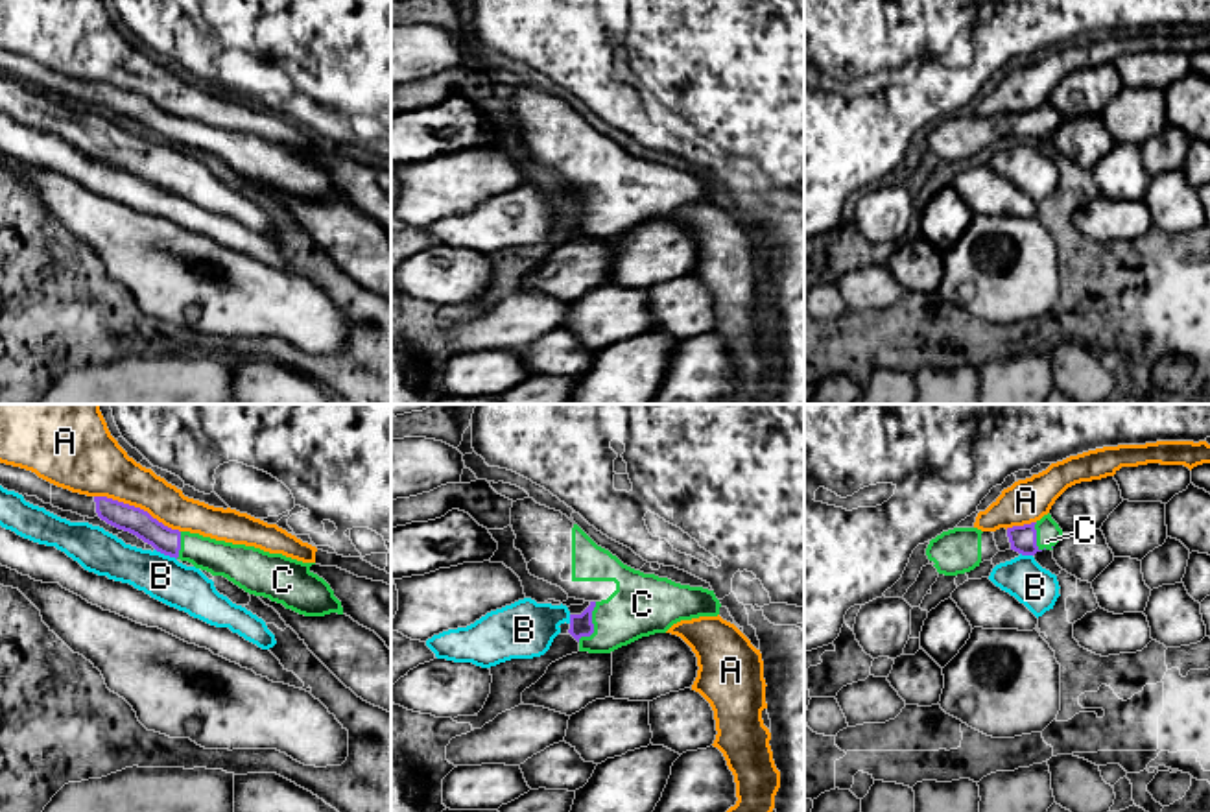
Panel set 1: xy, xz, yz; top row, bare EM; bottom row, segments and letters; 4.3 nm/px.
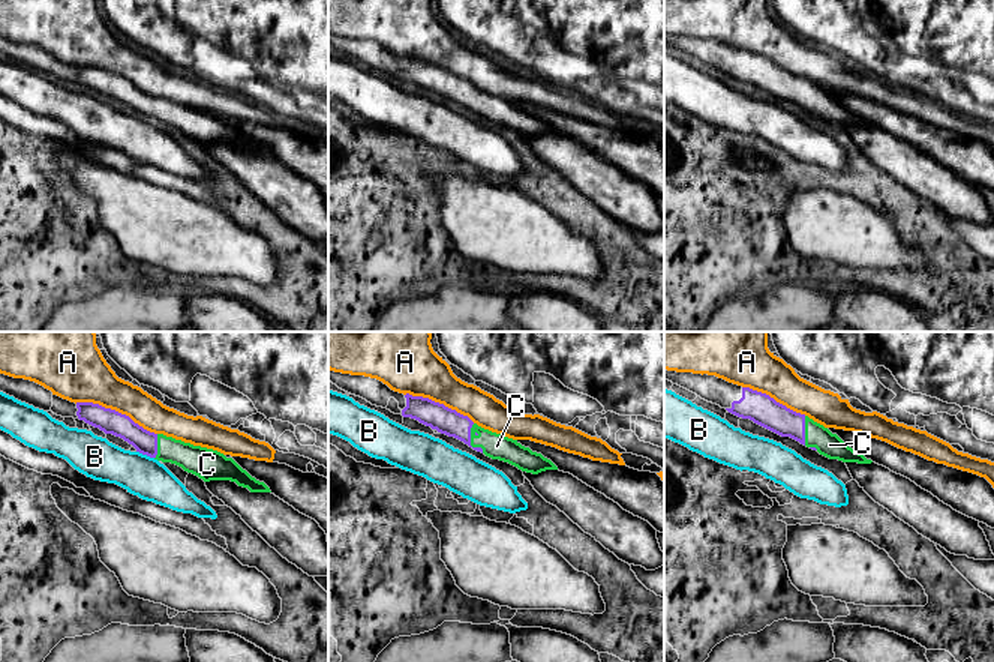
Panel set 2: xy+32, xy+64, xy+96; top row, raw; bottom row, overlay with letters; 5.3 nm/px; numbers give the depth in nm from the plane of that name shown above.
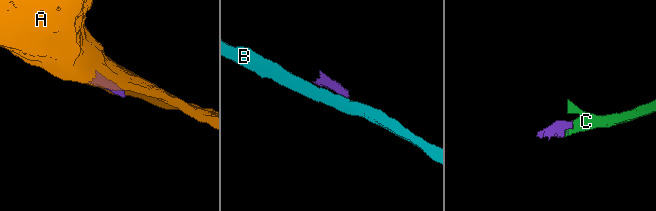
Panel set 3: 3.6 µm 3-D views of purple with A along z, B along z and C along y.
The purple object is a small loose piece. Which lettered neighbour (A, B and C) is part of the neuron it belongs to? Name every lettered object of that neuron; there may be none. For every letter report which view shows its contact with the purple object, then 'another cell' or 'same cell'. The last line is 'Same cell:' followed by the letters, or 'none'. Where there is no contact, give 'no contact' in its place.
A: xy | another cell
B: xy | another cell
C: xz | same cell
Same cell: C

